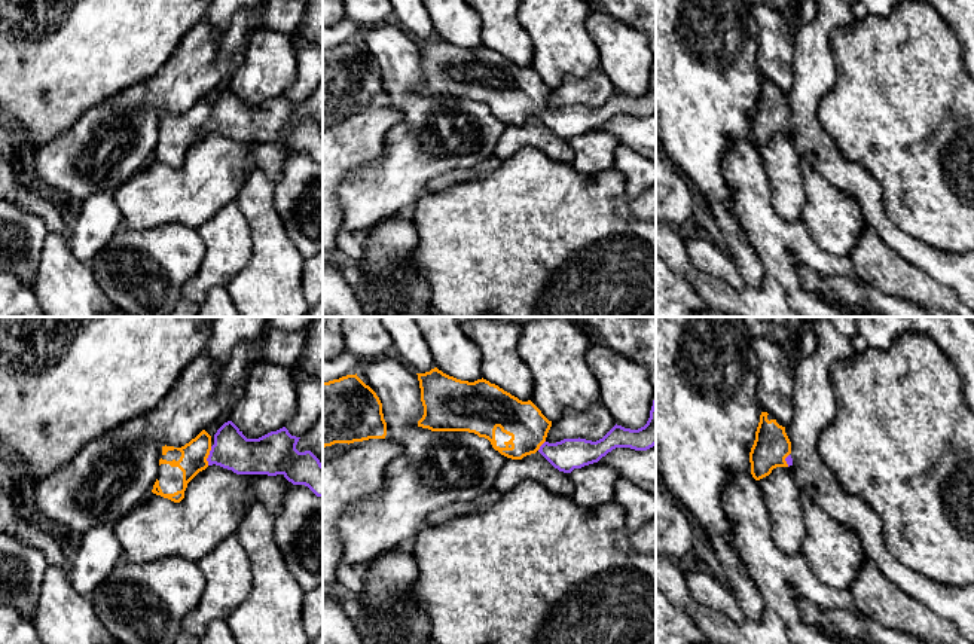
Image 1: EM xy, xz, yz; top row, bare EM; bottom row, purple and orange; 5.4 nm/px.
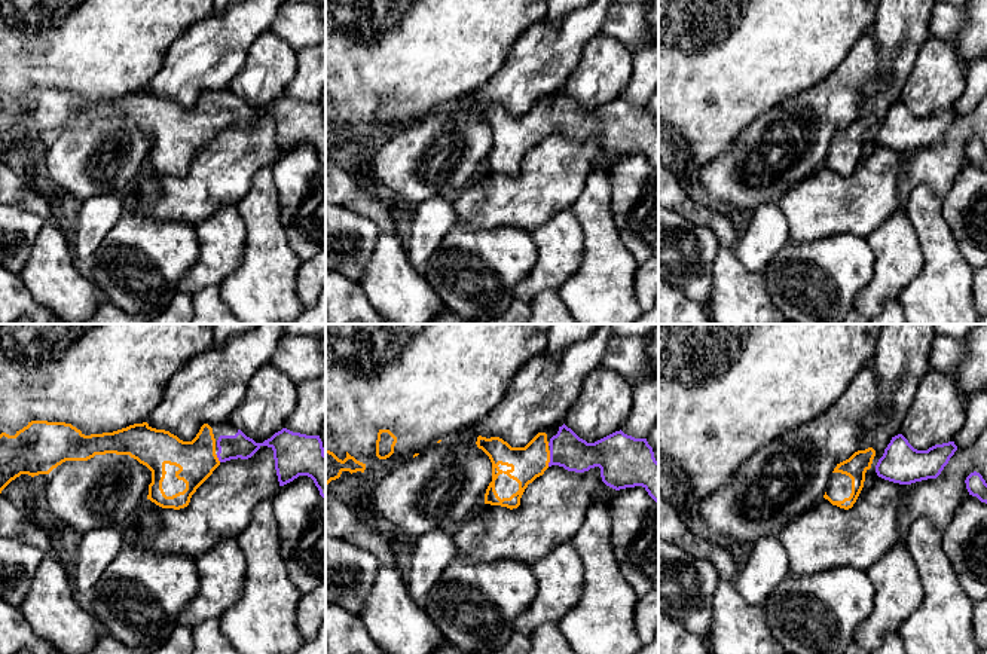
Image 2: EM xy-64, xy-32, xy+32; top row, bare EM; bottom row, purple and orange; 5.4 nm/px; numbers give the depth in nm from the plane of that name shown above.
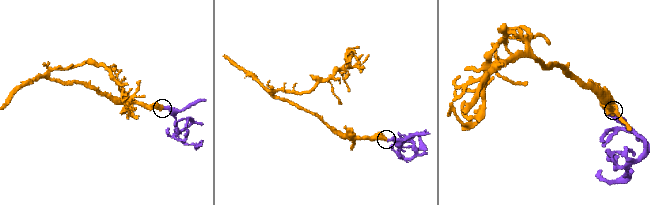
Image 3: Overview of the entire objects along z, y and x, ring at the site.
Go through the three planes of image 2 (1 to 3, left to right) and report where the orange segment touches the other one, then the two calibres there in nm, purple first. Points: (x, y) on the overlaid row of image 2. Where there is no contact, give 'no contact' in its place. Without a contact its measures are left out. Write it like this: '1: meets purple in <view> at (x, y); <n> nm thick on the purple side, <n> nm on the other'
1: meets purple in xy-64 at (217, 457); 130 nm thick on the purple side, 220 nm on the other
2: meets purple in xy-32 at (550, 458); 190 nm thick on the purple side, 180 nm on the other
3: no contact

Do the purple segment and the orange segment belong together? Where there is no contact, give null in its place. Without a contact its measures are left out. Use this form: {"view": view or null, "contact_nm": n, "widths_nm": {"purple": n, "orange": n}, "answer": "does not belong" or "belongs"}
{"view": "xy", "contact_nm": 110, "widths_nm": {"purple": 200, "orange": 140}, "answer": "belongs"}

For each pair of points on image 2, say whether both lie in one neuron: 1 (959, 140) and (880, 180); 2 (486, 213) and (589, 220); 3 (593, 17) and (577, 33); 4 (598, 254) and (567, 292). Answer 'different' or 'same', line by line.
1: different
2: different
3: same
4: same

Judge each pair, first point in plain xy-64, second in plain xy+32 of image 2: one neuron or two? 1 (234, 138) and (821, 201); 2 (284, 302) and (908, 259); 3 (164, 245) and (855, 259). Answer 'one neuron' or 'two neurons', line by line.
1: one neuron
2: two neurons
3: one neuron

